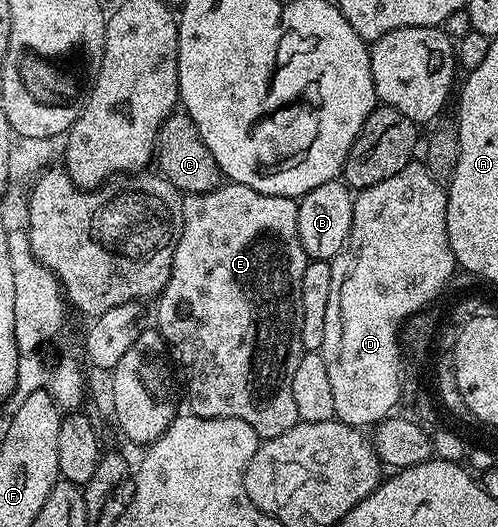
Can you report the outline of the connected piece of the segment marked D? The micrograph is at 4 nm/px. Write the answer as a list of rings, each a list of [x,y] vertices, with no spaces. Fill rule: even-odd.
[[[411,162],[400,174],[392,174],[392,178],[384,178],[384,182],[376,182],[376,186],[368,186],[355,195],[350,237],[330,261],[332,291],[328,293],[328,315],[324,318],[324,342],[320,349],[336,401],[334,415],[344,424],[365,429],[387,419],[399,407],[394,401],[397,391],[394,324],[427,296],[433,296],[443,281],[450,284],[456,272],[454,251],[448,242],[446,194],[447,189],[428,174],[425,163]]]

